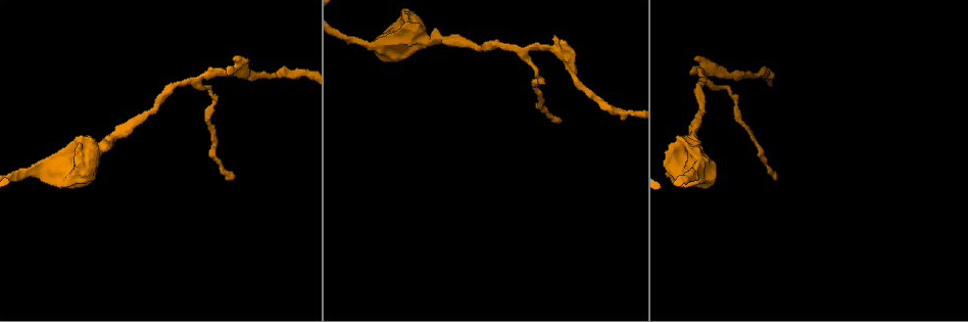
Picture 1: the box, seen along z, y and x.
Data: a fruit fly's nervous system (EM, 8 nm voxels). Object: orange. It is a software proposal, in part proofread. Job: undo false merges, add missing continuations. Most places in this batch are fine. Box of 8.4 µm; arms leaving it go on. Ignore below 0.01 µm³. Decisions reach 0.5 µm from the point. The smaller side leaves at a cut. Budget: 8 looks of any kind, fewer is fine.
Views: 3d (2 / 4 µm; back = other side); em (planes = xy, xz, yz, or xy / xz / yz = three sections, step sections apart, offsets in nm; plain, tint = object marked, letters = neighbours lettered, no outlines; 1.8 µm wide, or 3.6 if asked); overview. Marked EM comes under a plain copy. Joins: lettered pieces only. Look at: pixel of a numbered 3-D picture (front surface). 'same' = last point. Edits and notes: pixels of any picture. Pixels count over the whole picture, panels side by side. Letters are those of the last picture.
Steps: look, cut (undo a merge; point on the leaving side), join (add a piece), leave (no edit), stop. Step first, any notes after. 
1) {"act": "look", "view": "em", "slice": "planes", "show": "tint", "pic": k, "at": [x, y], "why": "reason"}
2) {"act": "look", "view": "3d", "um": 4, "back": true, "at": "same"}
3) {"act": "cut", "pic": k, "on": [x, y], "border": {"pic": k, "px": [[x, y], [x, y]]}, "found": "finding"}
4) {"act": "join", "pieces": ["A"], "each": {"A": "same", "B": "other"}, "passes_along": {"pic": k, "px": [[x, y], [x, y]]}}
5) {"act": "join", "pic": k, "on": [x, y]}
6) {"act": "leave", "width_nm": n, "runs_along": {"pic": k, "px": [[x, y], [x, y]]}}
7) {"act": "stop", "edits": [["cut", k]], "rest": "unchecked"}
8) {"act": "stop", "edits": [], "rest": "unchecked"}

{"act": "look", "view": "em", "slice": "planes", "show": "letters", "pic": 1, "at": [776, 178], "why": "tapers out"}

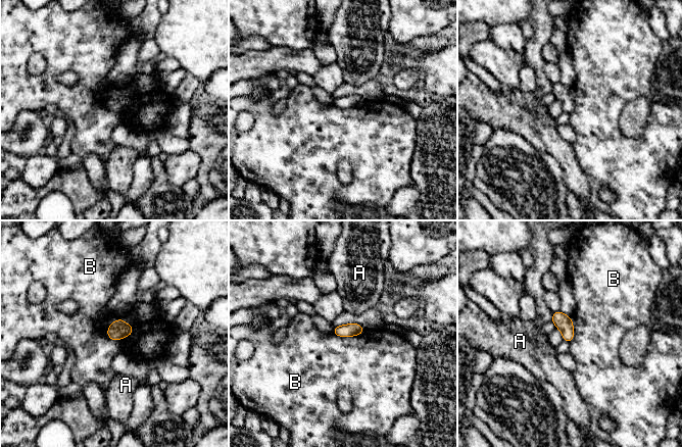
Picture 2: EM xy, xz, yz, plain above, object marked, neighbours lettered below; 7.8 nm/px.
{"act": "leave", "longest_contact_nm": ["B", 220], "each": {"A": "other", "B": "other"}, "found": "none of them fits"}

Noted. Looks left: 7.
{"act": "look", "view": "em", "um": 3.6, "slice": "planes", "show": "letters", "pic": 1, "at": [414, 37]}

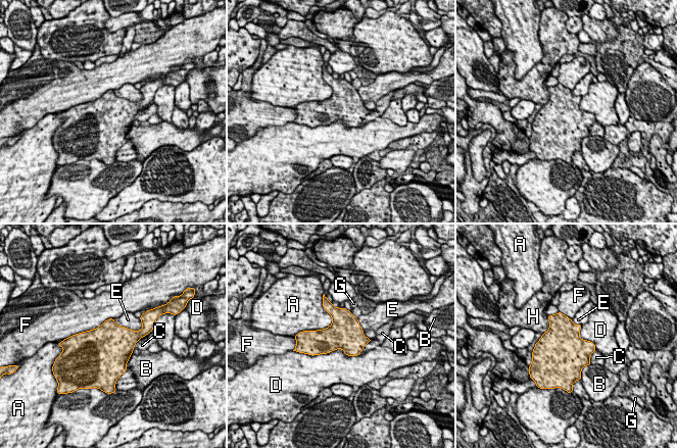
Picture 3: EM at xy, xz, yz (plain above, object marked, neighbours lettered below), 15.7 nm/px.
{"act": "leave", "longest_contact_nm": ["D", 750], "each": {"A": "other", "B": "other", "C": "other", "D": "other", "E": "other", "F": "other", "G": "other", "H": "other"}, "found": "one neuron here"}

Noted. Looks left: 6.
{"act": "look", "view": "em", "slice": "xy", "step": 16, "show": "tint", "pic": 1, "at": [705, 70], "why": "a fork"}

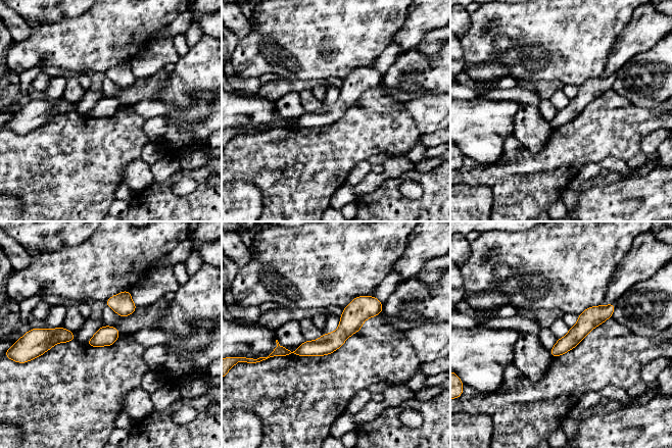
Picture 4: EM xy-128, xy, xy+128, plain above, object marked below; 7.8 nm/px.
{"act": "look", "view": "em", "slice": "xy", "step": 16, "show": "letters", "at": "same"}

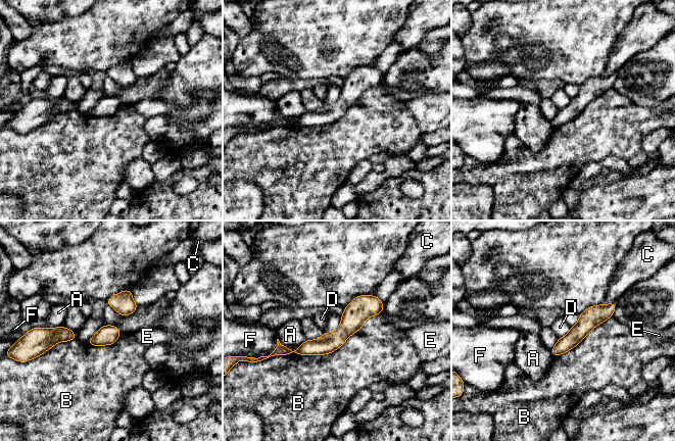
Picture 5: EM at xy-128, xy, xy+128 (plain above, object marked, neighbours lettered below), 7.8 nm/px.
{"act": "leave", "width_nm": 140, "each": {"A": "other", "B": "other", "C": "other", "D": "other", "E": "other", "F": "other"}, "runs_along": {"pic": 5, "px": [[381, 305], [325, 345], [278, 350]]}, "found": "continuous, no second neuron"}

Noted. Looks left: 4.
{"act": "stop", "edits": [], "rest": "unchecked"}

